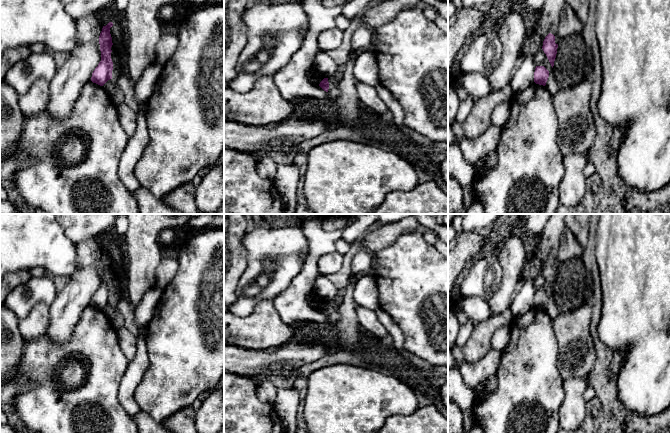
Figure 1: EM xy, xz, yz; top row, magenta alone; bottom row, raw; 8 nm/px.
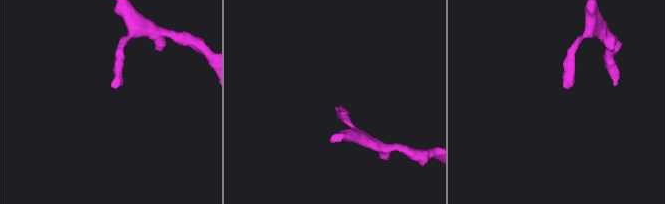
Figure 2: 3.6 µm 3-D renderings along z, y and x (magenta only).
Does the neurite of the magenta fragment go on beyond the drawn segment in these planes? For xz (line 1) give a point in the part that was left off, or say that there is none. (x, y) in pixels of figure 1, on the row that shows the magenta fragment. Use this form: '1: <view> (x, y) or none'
1: none

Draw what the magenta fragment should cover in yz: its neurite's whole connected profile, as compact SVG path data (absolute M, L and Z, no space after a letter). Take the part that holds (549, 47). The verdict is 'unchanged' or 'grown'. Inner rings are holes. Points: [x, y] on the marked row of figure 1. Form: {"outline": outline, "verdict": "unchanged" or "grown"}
{"outline": "M549 33L543 41L542 49L546 54L552 68L554 66L554 61L557 54L557 48L558 48L558 44L555 43L555 36Z", "verdict": "unchanged"}

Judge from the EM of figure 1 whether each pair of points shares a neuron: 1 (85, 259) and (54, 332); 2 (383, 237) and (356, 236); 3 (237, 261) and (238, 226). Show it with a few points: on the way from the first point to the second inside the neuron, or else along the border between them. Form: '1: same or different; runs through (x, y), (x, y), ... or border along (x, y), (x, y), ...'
1: same; runs through (85, 277), (85, 282), (68, 305), (64, 314)
2: different; border along (367, 232), (358, 244)
3: same; runs through (236, 252), (236, 235)

